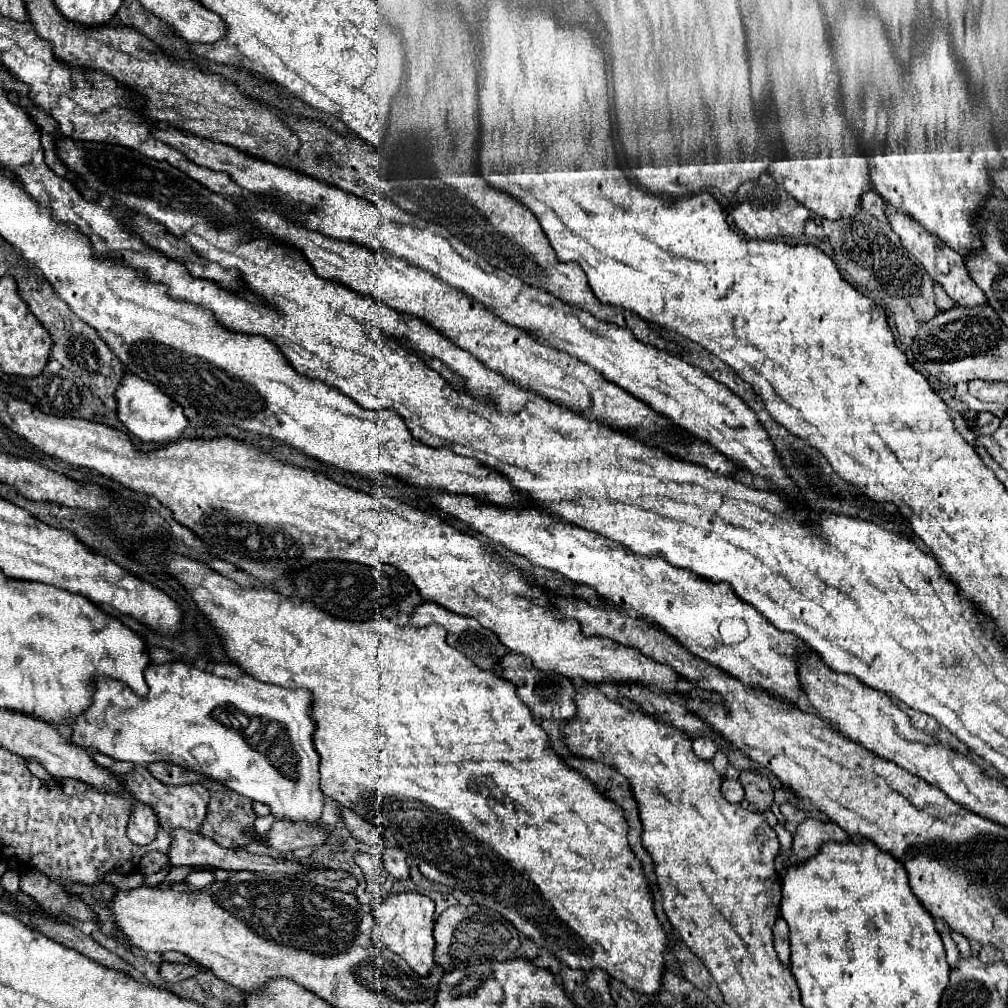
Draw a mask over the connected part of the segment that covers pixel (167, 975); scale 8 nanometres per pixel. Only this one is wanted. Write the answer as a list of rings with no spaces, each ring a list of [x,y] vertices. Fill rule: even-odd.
[[[164,962],[160,966],[160,974],[162,974],[162,978],[166,982],[182,982],[182,980],[192,978],[198,972],[200,972],[200,966],[194,966],[194,964],[170,964],[170,962]]]

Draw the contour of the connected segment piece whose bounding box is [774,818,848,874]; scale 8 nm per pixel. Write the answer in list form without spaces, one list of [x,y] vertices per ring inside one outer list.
[[[806,818],[792,836],[792,850],[788,854],[782,854],[782,850],[780,850],[780,854],[774,858],[774,866],[776,866],[778,874],[780,874],[780,870],[784,870],[790,864],[808,860],[810,856],[814,856],[818,852],[818,848],[824,842],[830,842],[830,840],[846,842],[848,836],[834,822],[820,822],[820,820]]]

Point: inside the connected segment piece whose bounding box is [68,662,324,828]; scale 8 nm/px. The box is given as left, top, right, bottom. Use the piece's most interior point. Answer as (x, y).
(256, 738)

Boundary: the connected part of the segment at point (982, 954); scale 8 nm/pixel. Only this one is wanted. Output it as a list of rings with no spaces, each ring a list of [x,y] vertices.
[[[986,944],[986,946],[982,946],[980,948],[980,952],[978,952],[978,958],[982,960],[982,962],[996,962],[996,960],[1002,960],[1002,954],[1000,954],[1000,950],[996,950],[996,946],[992,946],[992,944]]]

